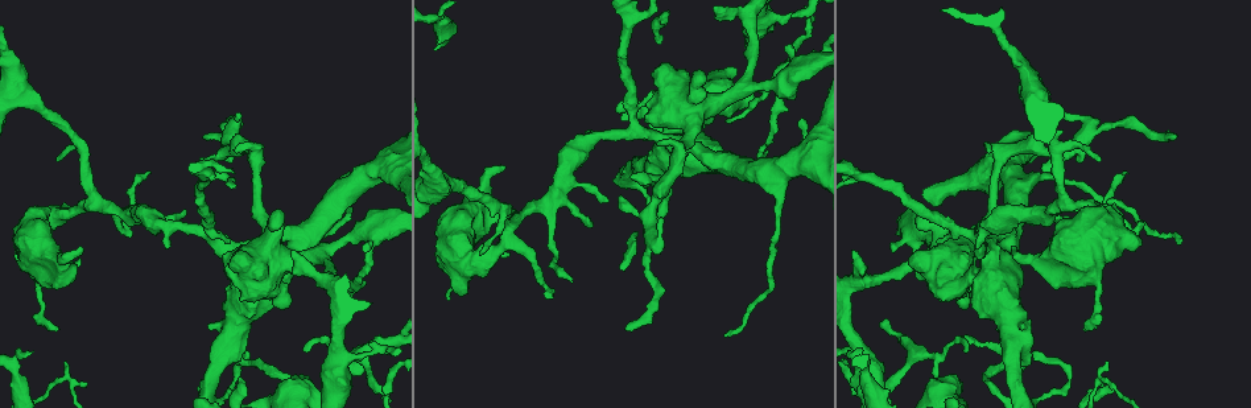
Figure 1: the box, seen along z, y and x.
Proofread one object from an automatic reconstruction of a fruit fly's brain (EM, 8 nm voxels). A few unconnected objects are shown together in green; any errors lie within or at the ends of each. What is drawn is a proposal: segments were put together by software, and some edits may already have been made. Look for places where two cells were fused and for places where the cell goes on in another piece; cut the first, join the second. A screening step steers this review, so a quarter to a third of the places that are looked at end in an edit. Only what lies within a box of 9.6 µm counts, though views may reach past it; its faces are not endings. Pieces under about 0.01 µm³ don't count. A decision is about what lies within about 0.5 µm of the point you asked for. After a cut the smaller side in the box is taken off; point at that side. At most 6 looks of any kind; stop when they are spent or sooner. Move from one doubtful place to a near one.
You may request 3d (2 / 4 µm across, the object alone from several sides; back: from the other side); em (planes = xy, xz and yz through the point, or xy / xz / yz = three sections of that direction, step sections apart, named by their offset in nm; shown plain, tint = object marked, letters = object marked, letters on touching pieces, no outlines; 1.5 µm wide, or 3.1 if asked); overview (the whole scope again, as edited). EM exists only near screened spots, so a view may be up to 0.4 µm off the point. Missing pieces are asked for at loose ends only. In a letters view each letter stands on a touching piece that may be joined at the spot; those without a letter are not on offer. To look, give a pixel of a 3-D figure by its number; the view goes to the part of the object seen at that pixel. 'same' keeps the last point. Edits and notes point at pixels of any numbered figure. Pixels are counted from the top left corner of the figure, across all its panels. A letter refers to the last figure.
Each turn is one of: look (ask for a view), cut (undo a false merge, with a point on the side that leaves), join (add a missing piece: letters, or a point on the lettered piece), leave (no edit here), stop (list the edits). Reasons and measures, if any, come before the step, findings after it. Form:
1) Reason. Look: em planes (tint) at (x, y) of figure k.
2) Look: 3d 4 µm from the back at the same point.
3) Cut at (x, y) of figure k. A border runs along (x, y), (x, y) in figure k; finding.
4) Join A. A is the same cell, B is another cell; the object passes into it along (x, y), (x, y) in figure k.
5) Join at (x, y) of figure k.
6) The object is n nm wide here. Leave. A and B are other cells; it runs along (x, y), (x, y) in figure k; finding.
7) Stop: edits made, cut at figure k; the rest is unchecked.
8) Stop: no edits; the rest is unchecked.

Thin end. Look: 3d 2 µm at (306, 346) of figure 1.

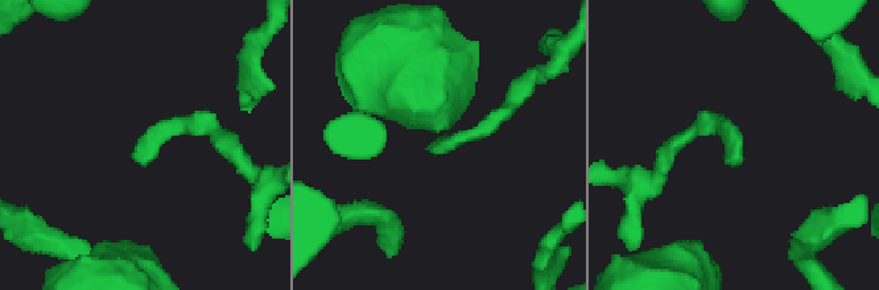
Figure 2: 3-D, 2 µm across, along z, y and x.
Look: em planes (letters) at (135, 155) of figure 2.

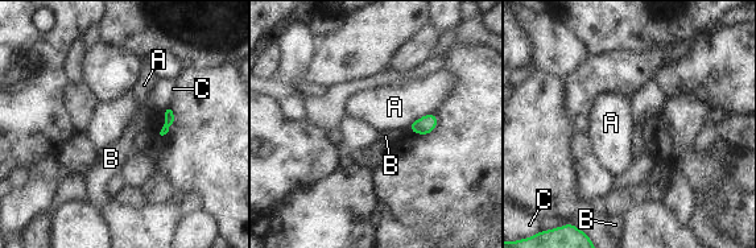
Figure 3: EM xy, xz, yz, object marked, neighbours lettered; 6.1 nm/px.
Leave. A, B and C are other cells; a border runs along (434, 112), (420, 116), (407, 128) in figure 3; no lettered piece goes on from it.

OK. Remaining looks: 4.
An open end. Look: em 3.1 µm planes (letters) at (894, 249) of figure 1.

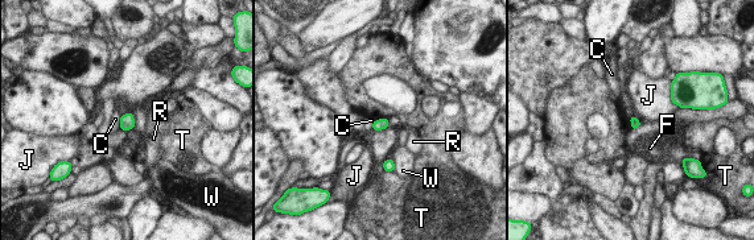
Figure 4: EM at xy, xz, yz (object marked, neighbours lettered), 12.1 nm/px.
Leave. C, F, J, R, T and W are other cells; a border runs along (386, 116), (374, 121) in figure 4; none of them fits.

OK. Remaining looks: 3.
Long arm stops here. Look: 3d 4 µm at (1182, 241) of figure 1.

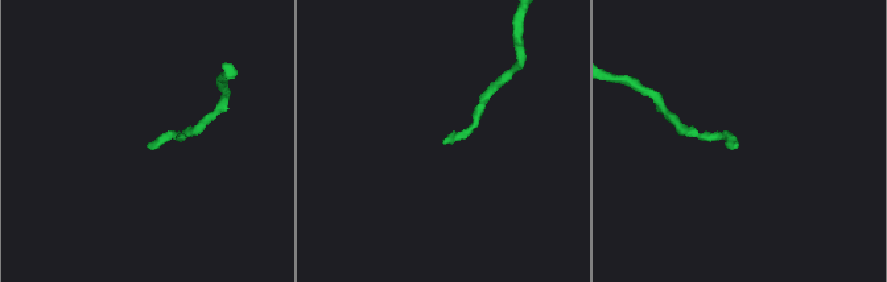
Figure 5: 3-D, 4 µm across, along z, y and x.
Shape alone is not enough. Look: em xy step 4 (tint) at (447, 143) of figure 5.

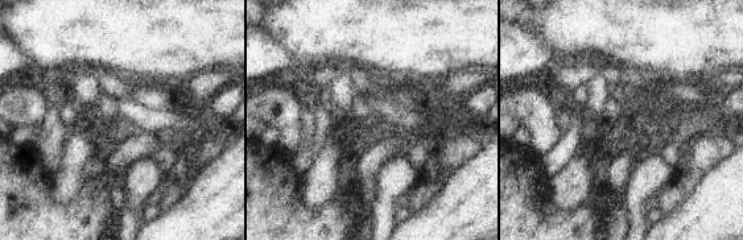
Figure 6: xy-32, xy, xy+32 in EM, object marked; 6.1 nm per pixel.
Look: em planes (letters) at the same point.

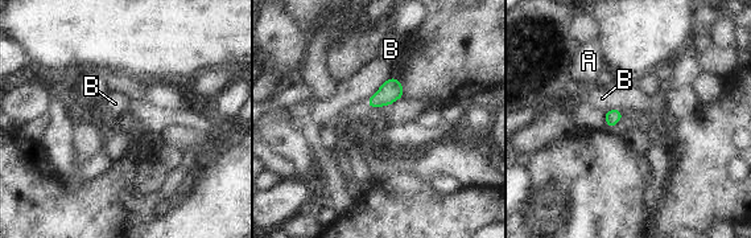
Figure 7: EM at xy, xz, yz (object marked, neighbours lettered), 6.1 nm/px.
The object is 100 nm wide here. Leave. A and B are other cells; a border runs along (620, 109), (609, 109), (605, 113) in figure 7; no lettered piece goes on from it.

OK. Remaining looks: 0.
Stop: no edits; the rest is unchecked.

